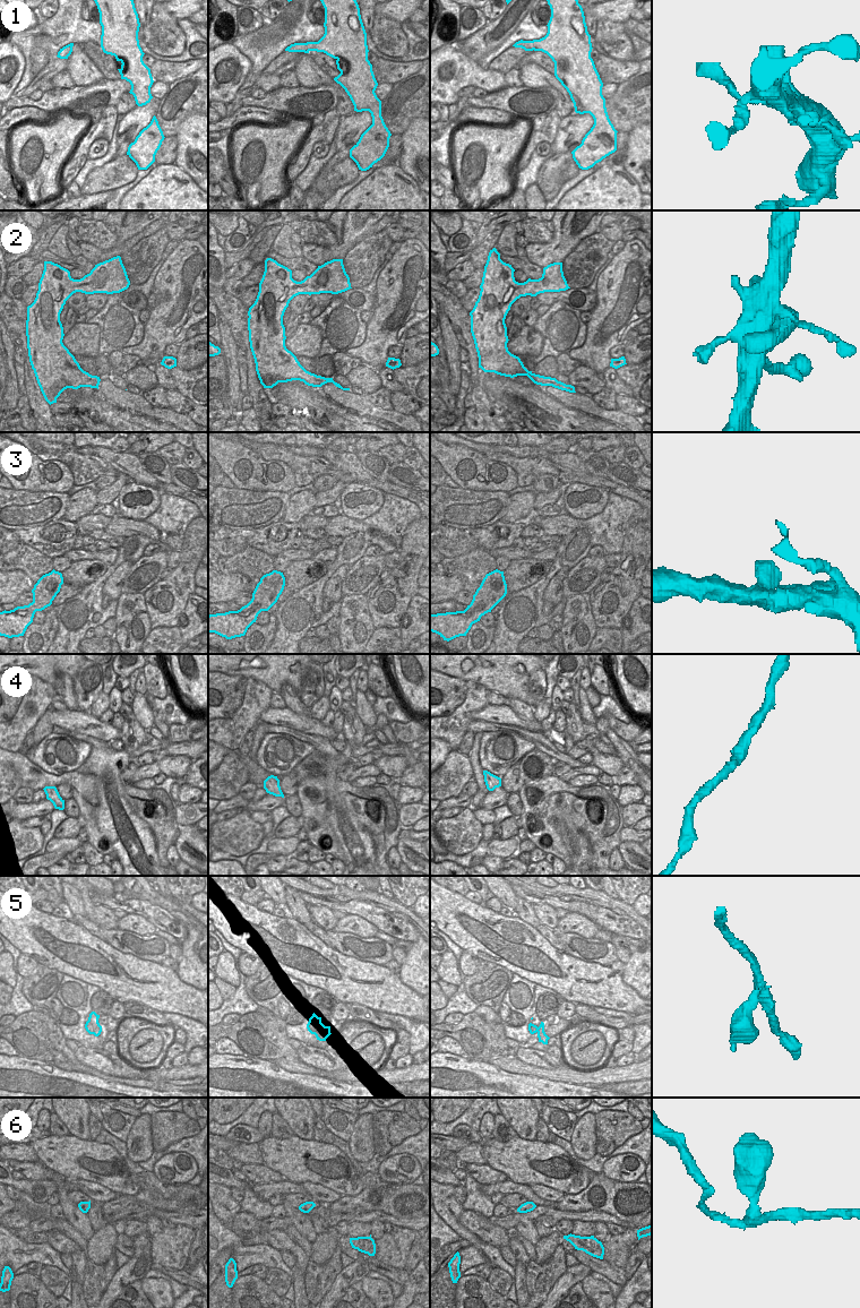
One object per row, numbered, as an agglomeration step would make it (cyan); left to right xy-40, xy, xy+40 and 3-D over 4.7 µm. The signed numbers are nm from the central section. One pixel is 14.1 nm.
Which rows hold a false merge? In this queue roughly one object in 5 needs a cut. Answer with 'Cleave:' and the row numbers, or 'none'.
Cleave: 5

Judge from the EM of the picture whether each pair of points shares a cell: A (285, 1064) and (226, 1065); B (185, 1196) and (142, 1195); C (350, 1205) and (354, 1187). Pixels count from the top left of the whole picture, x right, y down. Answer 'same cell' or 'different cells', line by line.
A: different cells
B: same cell
C: different cells

